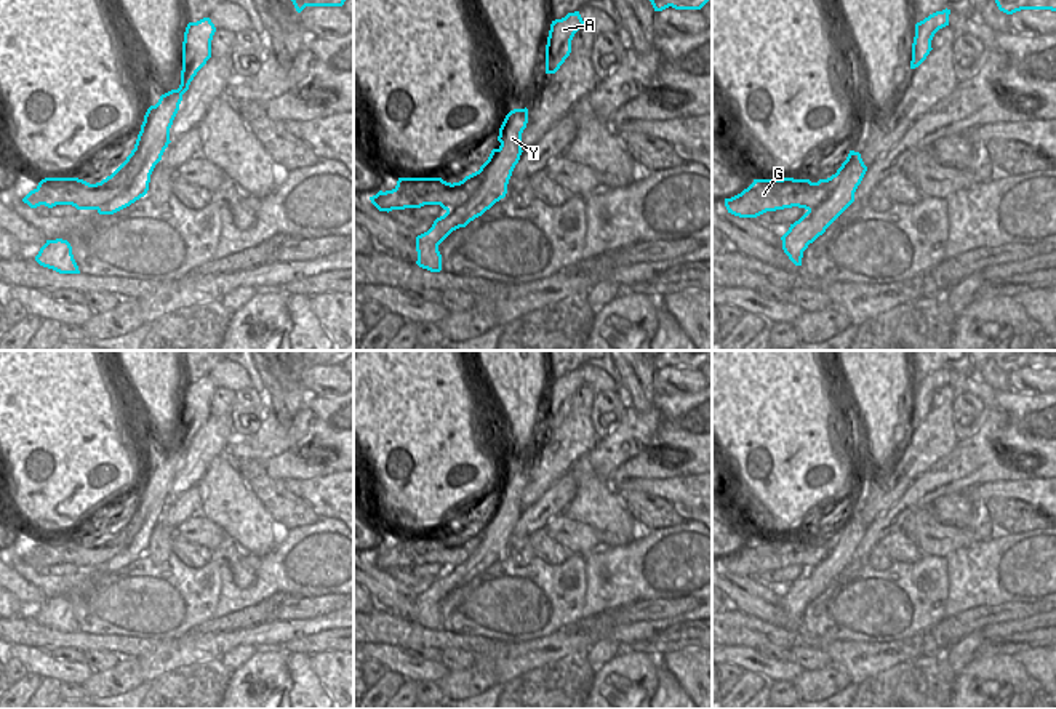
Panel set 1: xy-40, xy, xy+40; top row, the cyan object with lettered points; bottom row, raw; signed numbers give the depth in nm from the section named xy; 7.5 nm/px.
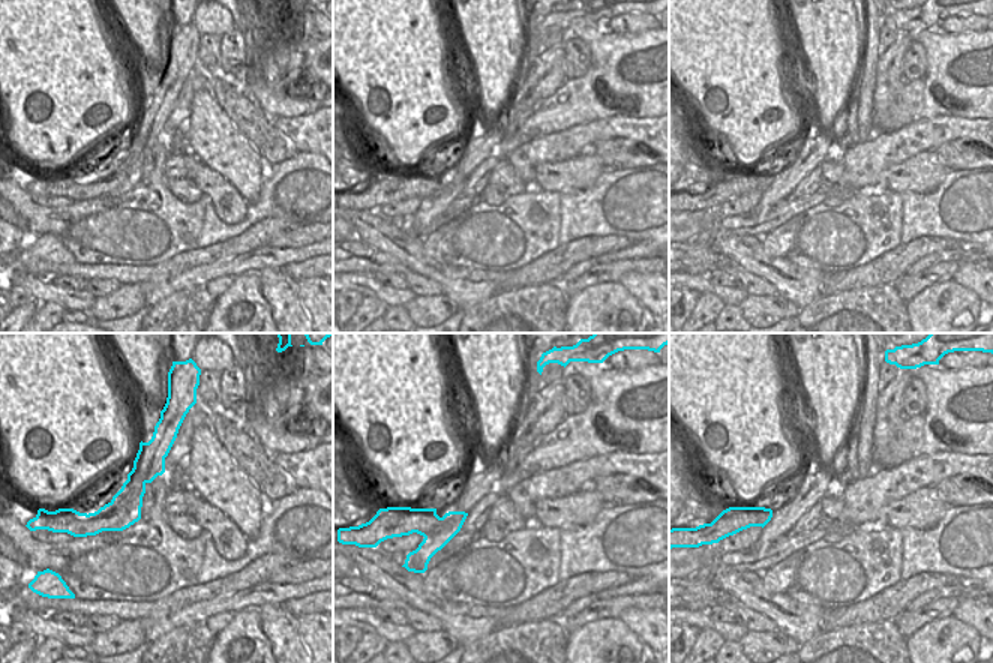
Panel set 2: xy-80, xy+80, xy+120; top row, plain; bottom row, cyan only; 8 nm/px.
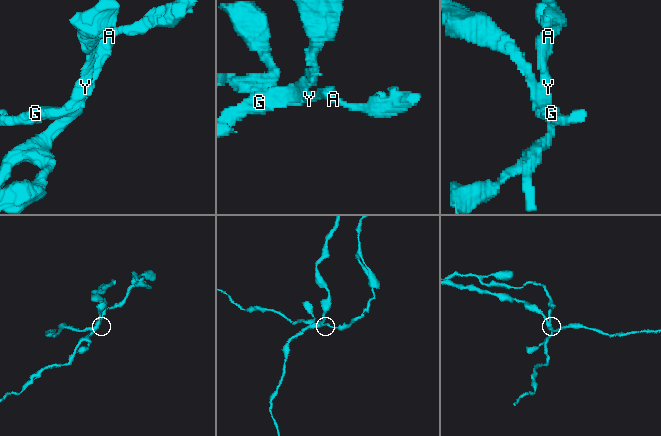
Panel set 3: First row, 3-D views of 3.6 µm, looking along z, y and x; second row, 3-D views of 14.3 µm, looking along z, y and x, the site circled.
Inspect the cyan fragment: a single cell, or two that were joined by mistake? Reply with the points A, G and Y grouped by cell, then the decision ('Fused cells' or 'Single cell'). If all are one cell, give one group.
Groups: A Y / G. Fused cells

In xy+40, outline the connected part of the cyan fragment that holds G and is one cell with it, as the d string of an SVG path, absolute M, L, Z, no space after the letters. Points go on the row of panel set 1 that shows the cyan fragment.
M830 178L811 182L810 179L754 179L741 194L725 198L728 213L739 218L757 218L766 211L784 208L818 208L830 194Z

